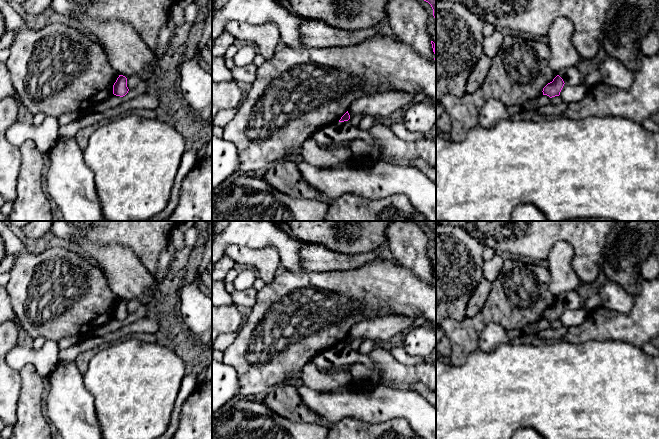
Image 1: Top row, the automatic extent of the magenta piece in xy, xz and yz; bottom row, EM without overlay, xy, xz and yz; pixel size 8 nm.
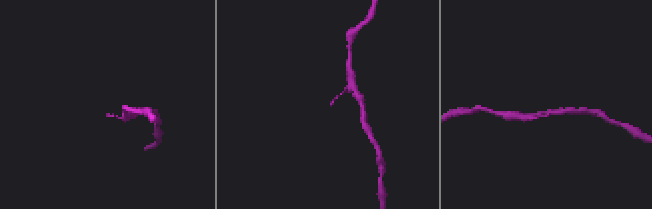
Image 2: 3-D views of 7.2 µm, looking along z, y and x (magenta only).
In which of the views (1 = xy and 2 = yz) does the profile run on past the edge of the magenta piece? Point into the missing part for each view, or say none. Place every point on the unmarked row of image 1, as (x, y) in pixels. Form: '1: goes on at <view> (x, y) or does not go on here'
1: does not go on here
2: does not go on here

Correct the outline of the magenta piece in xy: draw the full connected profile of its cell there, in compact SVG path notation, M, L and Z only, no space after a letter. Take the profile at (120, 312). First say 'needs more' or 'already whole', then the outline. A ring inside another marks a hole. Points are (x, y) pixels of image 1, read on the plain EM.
already whole; M119 299L116 306L113 309L113 318L123 321L128 317L127 302L123 299Z

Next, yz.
already whole; M557 299L552 306L548 307L544 312L543 312L543 319L547 319L550 322L559 320L560 316L564 310L564 305L563 303Z

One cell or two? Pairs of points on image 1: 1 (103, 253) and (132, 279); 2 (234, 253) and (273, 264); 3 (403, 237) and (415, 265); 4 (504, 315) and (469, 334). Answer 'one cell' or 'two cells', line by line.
1: one cell
2: one cell
3: one cell
4: one cell

